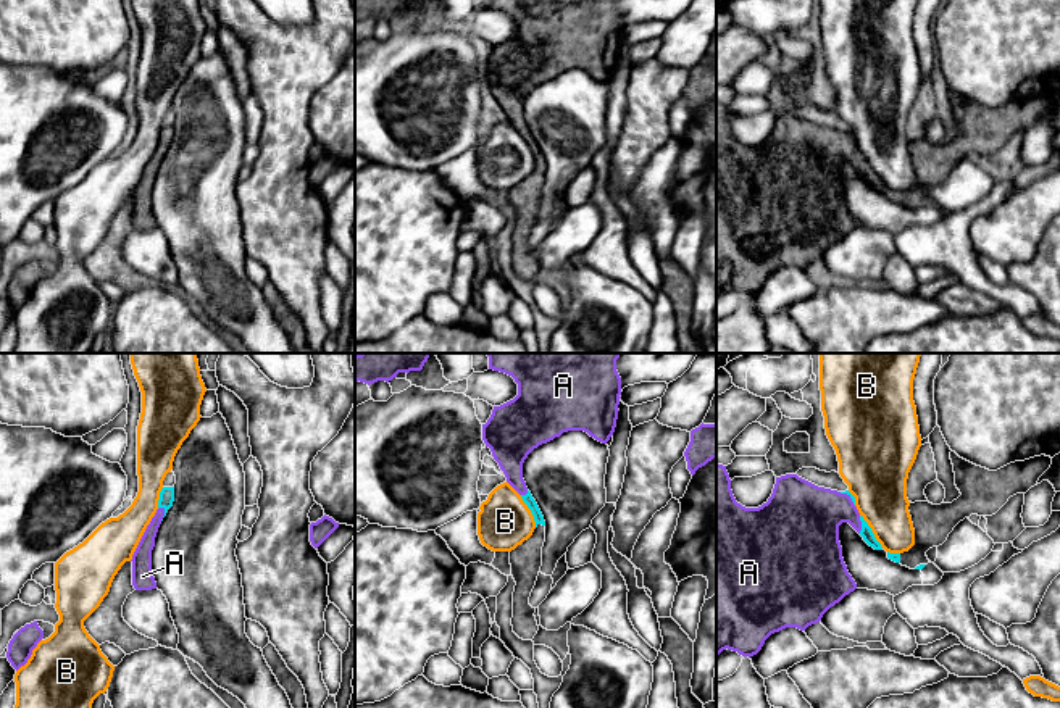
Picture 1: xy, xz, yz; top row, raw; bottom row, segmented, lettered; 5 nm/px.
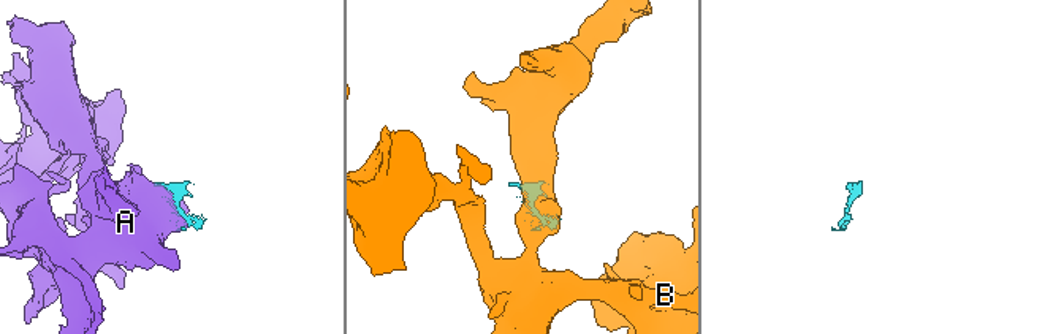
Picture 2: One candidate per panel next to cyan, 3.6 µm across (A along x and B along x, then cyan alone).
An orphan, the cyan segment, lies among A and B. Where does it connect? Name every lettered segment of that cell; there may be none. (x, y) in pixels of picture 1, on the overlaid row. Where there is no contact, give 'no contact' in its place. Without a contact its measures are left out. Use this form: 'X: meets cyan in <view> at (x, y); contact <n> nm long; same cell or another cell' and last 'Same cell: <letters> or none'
A: meets cyan in xy at (165, 513); contact 70 nm long; same cell
B: meets cyan in yz at (872, 531); contact 200 nm long; another cell
Same cell: A

